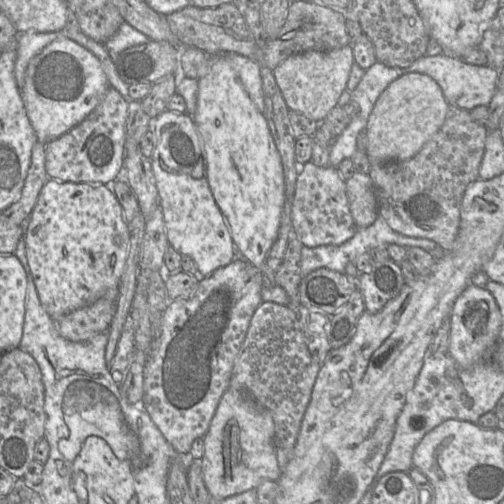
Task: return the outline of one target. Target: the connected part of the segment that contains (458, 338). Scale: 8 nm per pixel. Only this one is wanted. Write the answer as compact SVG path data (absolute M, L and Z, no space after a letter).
M470 283L454 301L449 315L448 355L464 369L487 361L490 349L498 343L501 315L492 294Z

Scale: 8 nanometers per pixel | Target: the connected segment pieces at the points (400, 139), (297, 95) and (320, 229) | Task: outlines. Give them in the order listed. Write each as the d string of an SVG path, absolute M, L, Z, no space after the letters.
M412 72L391 82L376 101L366 125L366 154L371 166L414 157L440 130L448 107L440 86L426 74Z
M350 42L338 49L310 50L292 55L272 71L289 110L321 122L337 105L340 95L346 89L353 62L352 42Z
M311 161L300 165L291 219L293 230L303 246L314 248L322 245L340 245L359 231L349 209L345 182L337 167L319 167Z

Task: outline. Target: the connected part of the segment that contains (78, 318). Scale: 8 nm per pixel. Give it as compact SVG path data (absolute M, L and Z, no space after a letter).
M119 289L109 290L94 303L53 318L59 334L72 342L88 342L109 330L117 310Z

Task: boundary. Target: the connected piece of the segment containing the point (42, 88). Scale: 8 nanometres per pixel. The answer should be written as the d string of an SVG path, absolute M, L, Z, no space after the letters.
M69 38L48 44L28 64L21 96L37 140L48 143L81 123L110 87L100 60Z

